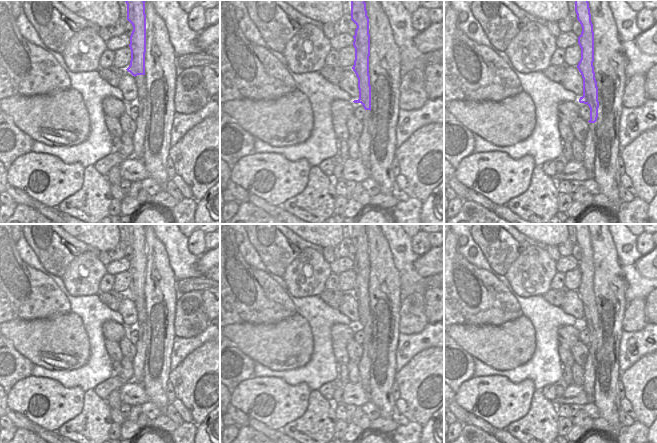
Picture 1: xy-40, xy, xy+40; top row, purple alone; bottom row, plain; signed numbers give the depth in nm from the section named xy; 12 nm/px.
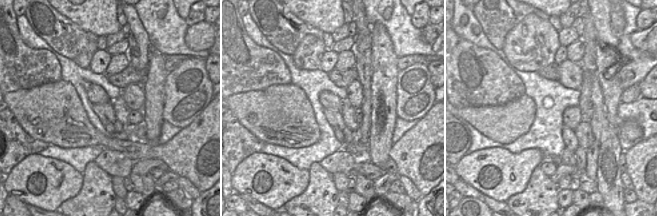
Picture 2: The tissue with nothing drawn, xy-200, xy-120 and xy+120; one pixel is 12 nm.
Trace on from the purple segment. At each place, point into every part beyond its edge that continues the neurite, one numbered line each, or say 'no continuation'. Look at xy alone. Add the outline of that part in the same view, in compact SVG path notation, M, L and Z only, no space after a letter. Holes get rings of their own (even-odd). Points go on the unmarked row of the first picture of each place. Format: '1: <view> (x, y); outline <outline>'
no continuation

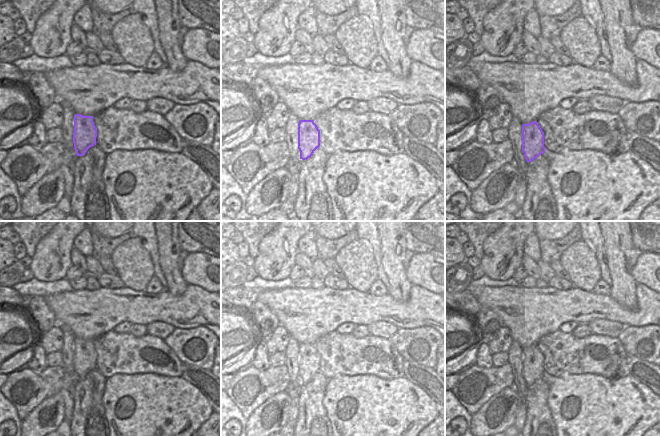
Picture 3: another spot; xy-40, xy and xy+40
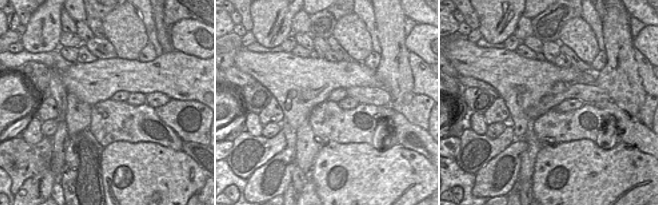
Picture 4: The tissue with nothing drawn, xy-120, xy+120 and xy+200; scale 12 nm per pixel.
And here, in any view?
no continuation

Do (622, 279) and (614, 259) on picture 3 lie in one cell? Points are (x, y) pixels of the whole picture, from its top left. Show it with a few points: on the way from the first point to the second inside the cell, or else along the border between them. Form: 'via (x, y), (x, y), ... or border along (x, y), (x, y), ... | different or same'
via (620, 274), (618, 264) | same

